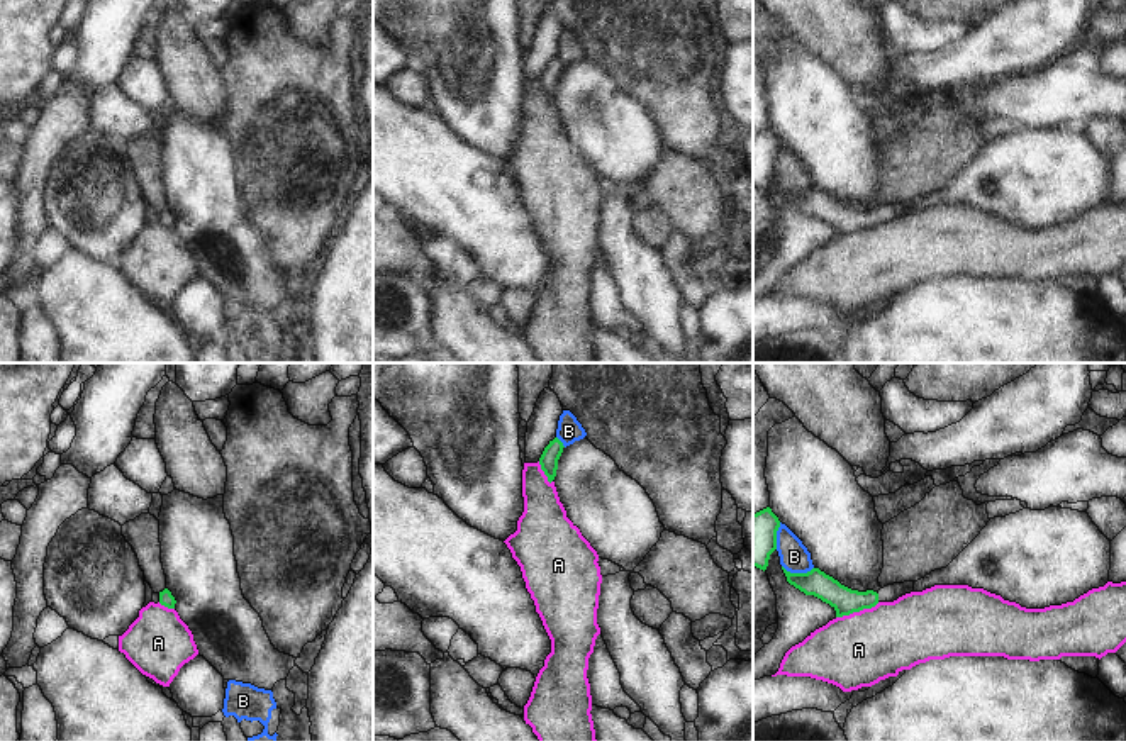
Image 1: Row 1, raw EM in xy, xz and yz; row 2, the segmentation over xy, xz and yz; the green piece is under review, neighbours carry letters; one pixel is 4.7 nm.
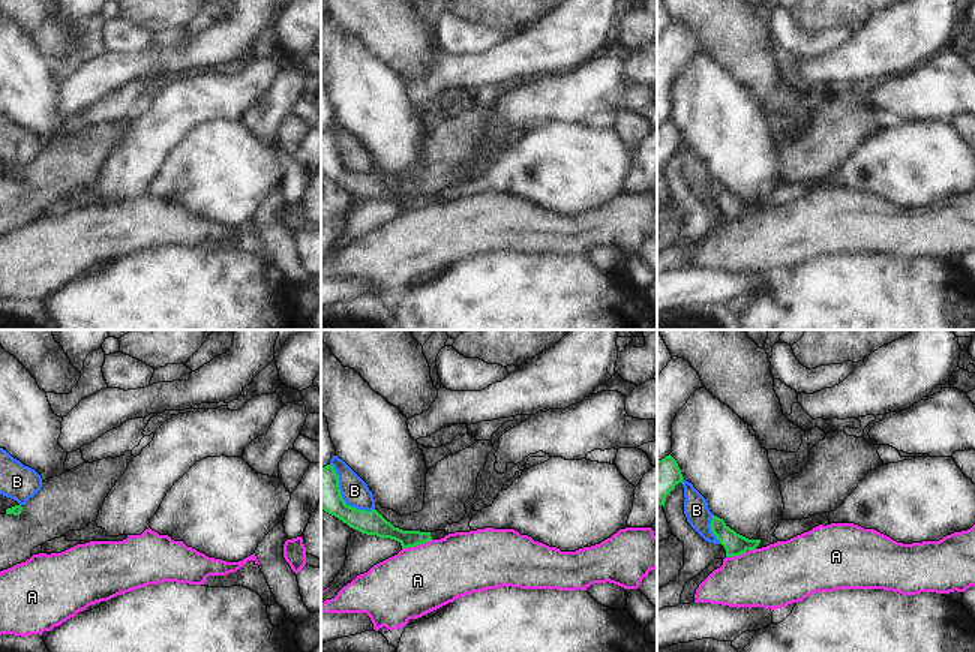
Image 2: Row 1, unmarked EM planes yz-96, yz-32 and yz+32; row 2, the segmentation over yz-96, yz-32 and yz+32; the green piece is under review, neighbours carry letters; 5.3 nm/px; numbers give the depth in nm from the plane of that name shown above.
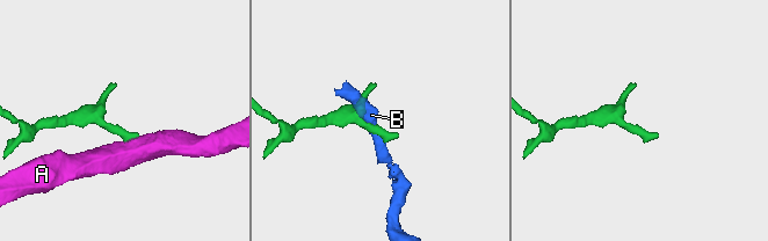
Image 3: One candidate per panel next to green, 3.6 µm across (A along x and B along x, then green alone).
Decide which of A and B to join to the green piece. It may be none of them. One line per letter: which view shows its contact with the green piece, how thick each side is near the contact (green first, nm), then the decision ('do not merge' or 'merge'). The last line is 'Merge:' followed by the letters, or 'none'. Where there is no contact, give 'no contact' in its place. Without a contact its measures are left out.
A: meets green in yz; 130 nm thick on the green side, 340 nm on the other; do not merge
B: meets green in yz; 120 nm thick on the green side, 140 nm on the other; do not merge
Merge: none

